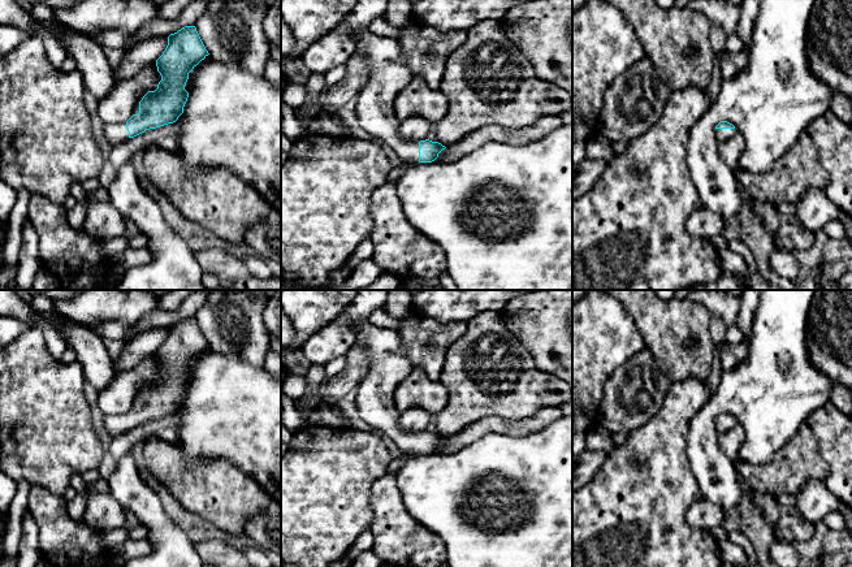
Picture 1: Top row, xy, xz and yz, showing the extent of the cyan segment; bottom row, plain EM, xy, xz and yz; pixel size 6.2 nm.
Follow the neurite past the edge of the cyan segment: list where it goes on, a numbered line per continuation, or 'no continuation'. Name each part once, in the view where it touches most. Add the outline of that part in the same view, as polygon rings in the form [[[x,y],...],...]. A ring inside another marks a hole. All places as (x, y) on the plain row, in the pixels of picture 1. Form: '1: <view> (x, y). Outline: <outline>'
1: xz (388, 367). Outline: [[[368,320],[356,326],[354,345],[359,345],[368,354],[368,371],[362,377],[356,395],[359,416],[371,427],[392,438],[402,453],[419,454],[419,433],[405,432],[399,427],[401,414],[394,406],[397,386],[412,372],[414,367],[406,356],[406,349],[398,332],[376,326]]]

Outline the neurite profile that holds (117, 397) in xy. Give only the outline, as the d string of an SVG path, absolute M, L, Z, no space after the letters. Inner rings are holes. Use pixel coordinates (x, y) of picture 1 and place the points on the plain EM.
M156 352L143 358L134 368L117 373L114 378L99 391L98 406L104 415L126 414L134 403L135 395L148 382L157 380L161 367Z

